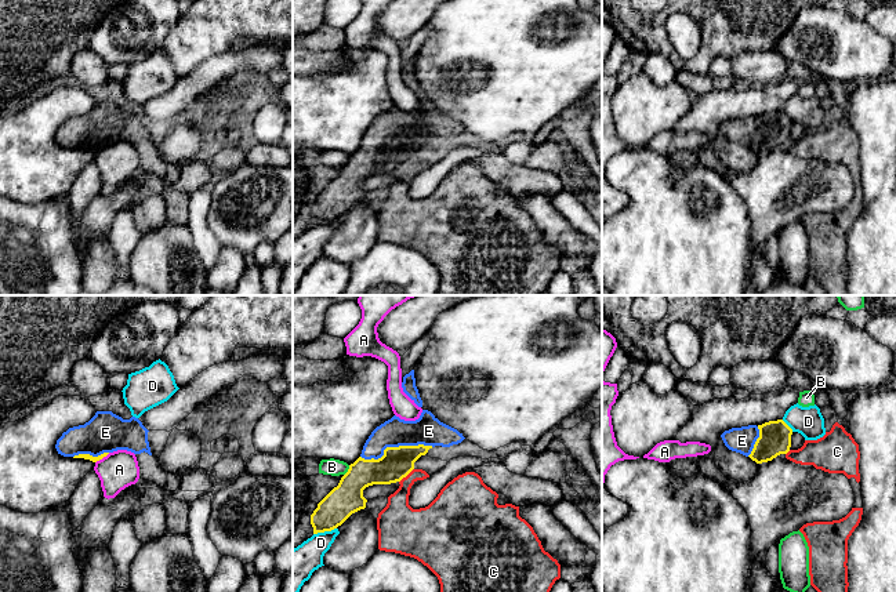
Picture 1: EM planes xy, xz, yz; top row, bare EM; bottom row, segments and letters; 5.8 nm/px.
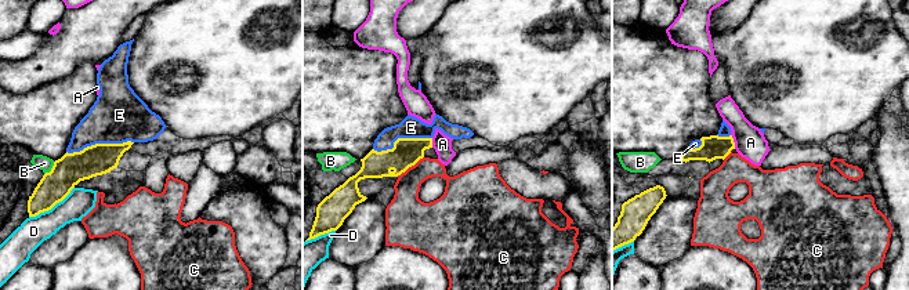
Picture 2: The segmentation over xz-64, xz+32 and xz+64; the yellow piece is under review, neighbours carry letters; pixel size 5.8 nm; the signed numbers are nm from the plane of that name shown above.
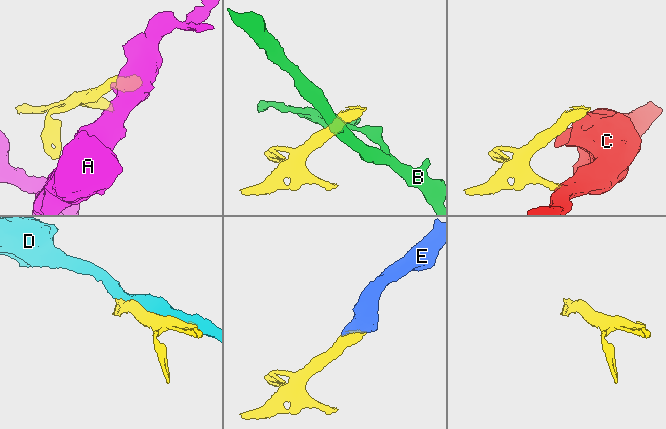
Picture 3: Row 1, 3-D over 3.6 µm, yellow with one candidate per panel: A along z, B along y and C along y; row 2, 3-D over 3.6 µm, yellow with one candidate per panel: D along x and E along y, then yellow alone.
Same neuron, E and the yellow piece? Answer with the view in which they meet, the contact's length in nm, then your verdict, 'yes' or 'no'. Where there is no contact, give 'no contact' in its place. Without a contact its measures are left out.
xz | 420 nm | yes

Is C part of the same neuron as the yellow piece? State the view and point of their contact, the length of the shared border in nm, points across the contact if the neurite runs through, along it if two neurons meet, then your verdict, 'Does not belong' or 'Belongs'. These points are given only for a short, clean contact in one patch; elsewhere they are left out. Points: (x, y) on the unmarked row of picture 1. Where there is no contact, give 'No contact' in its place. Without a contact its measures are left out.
Touches yellow at xz (406, 166). Shared border 120 nm. Boundary: xz (413, 159), (399, 173). Does not belong

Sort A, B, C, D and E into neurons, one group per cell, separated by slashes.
A / B / C / D / E

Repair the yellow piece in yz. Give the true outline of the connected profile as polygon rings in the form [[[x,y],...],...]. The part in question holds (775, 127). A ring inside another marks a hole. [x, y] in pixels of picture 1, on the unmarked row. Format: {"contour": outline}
{"contour": [[[777,110],[758,117],[732,119],[721,128],[729,141],[762,155],[780,145],[787,145],[791,138],[791,126],[792,120],[783,110]]]}

